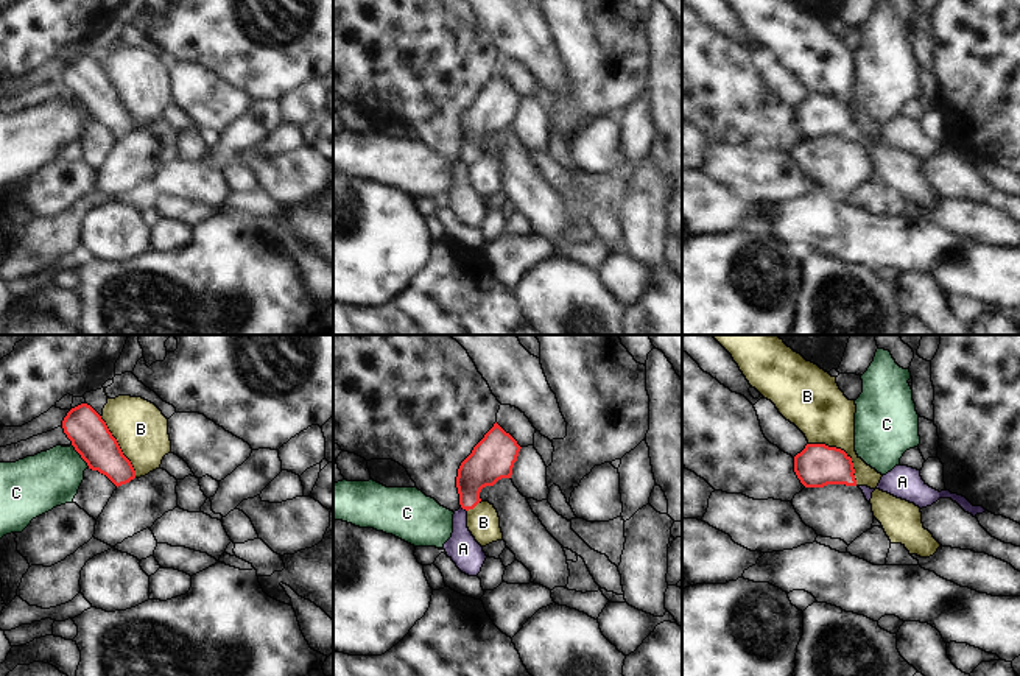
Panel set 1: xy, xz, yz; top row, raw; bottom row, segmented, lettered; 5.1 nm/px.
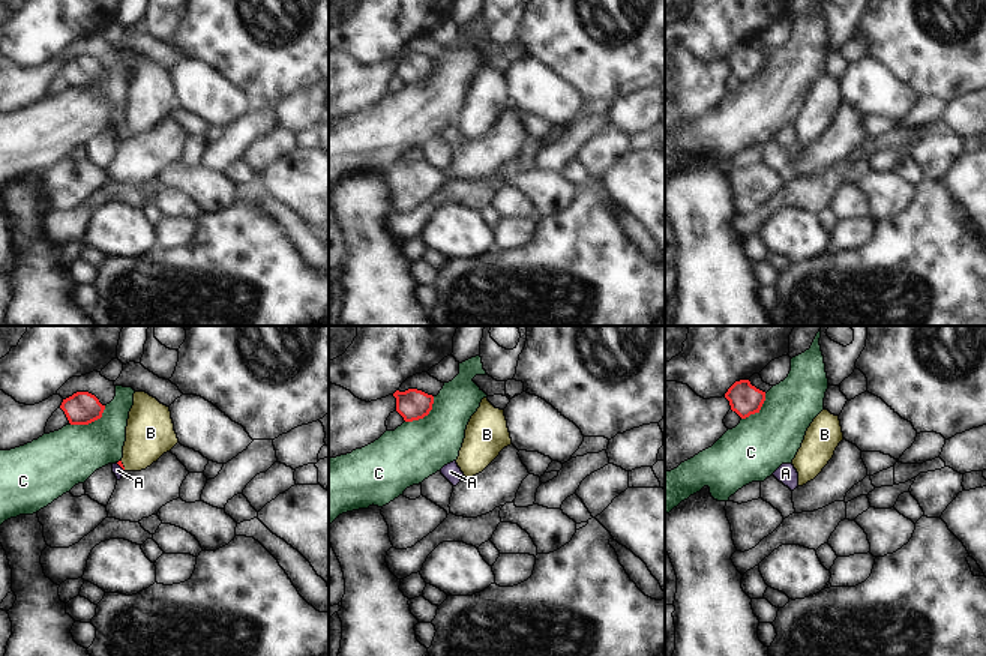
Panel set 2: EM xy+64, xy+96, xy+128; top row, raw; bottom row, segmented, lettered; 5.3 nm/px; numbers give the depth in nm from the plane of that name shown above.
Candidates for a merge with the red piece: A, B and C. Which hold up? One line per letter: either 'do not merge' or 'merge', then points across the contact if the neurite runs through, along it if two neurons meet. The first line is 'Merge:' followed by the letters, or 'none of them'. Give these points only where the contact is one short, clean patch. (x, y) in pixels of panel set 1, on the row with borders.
Merge: none of them
A: do not merge; border along xz (461, 506), (466, 511)
B: do not merge
C: do not merge; border along xy (72, 444), (89, 466)

